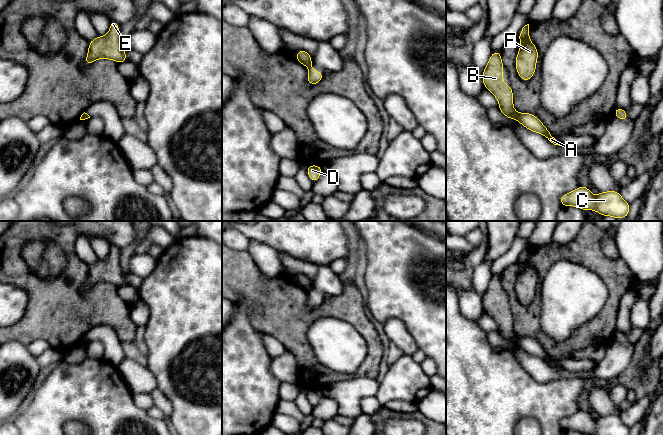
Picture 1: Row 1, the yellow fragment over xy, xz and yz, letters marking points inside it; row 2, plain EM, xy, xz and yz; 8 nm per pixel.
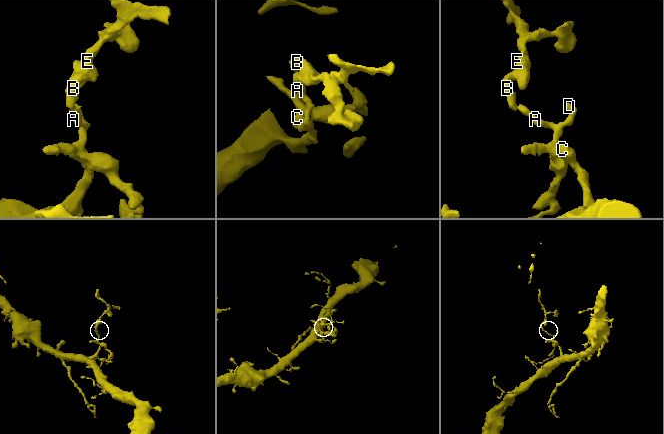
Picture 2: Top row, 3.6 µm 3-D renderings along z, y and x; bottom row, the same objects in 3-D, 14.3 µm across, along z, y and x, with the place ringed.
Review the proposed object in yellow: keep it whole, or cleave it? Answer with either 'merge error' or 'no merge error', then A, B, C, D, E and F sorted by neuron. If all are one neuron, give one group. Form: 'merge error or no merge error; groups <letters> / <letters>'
merge error; groups A C D / B E F

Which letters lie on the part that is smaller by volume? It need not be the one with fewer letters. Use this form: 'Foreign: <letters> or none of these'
Foreign: B, E, F

